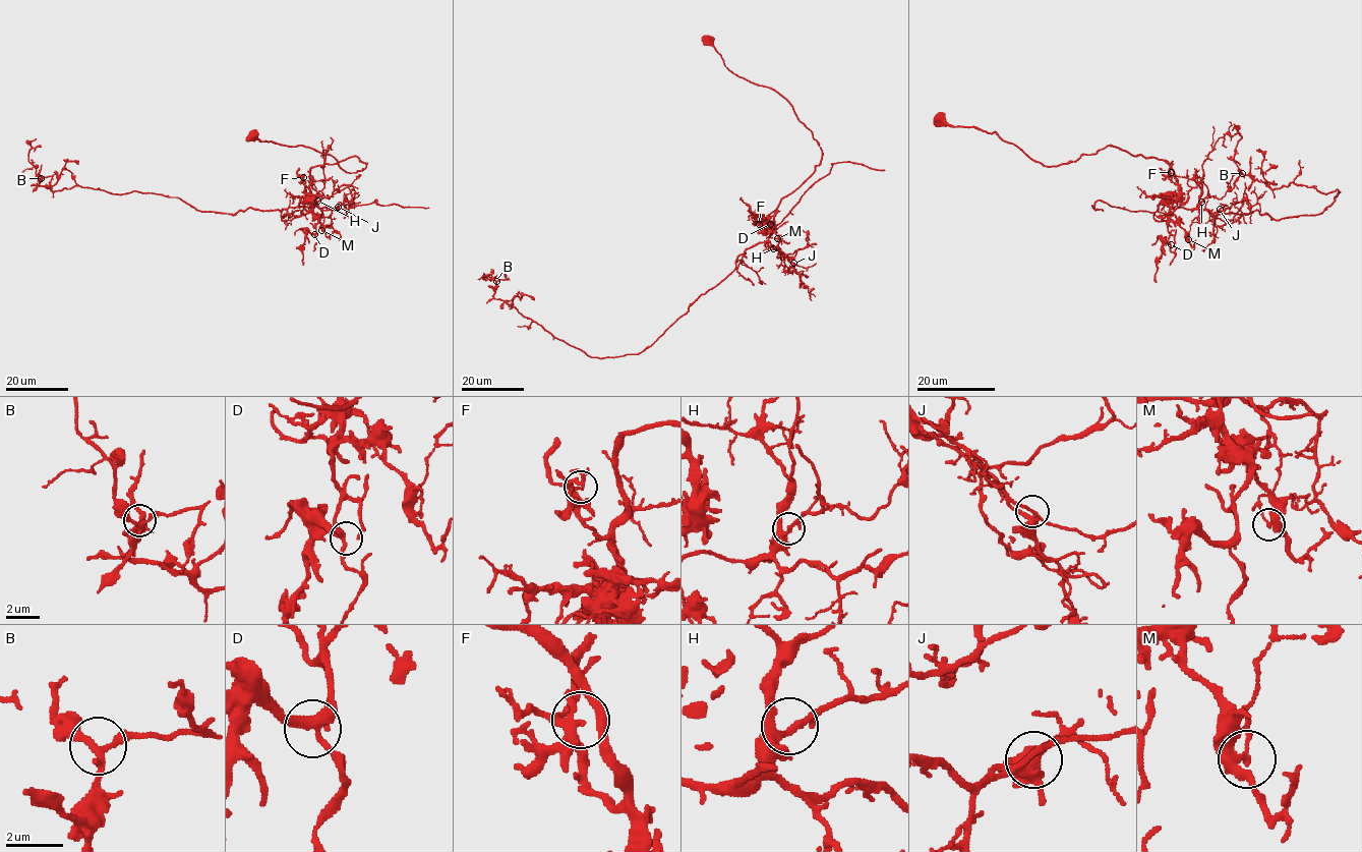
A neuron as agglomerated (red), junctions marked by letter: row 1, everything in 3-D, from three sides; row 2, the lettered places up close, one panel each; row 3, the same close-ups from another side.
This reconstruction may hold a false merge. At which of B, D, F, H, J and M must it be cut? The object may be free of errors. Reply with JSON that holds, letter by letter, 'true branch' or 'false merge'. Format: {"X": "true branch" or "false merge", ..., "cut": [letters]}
{"B": "true branch", "D": "true branch", "F": "true branch", "H": "true branch", "J": "true branch", "M": "false merge", "cut": ["M"]}

